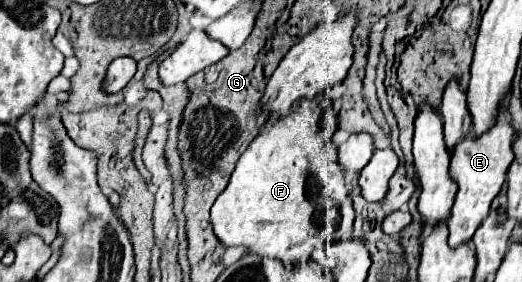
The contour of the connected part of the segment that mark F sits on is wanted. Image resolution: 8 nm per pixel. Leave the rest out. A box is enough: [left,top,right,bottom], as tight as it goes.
[211,92,355,264]

